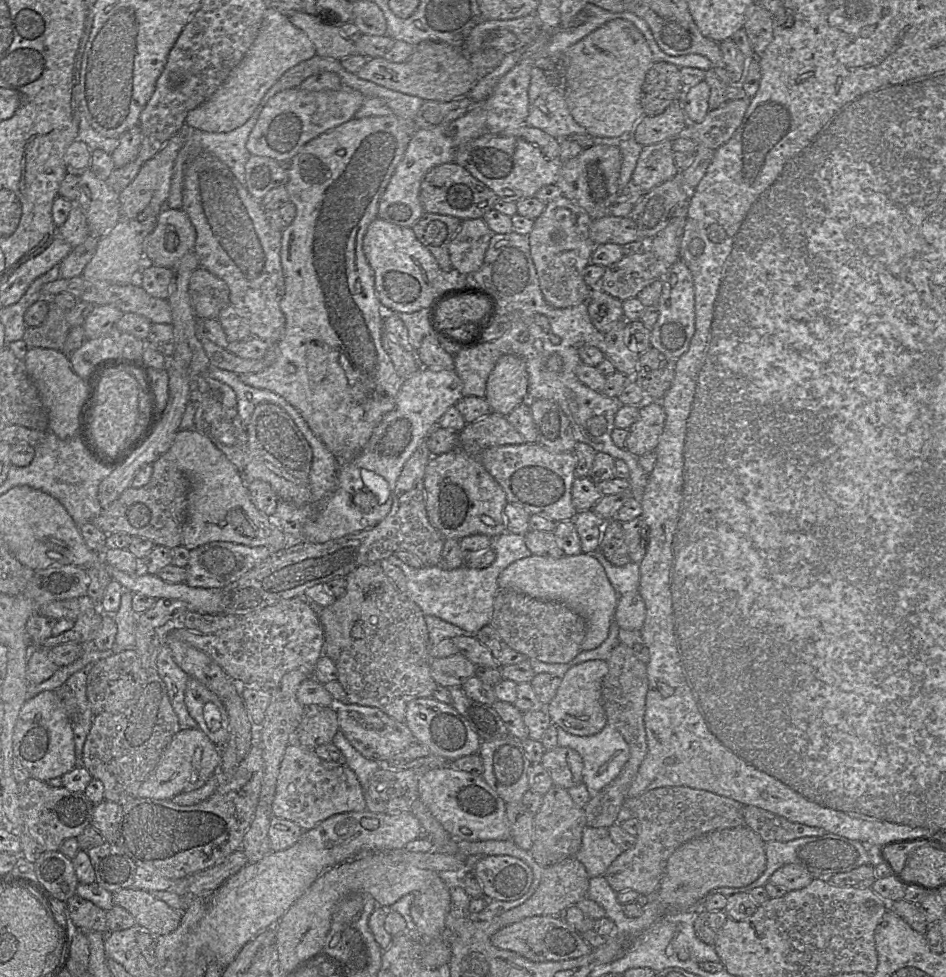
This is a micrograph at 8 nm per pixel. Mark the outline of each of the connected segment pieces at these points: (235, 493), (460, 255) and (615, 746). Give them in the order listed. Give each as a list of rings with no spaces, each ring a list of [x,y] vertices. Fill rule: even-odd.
[[[195,429],[179,430],[168,453],[189,482],[181,546],[192,550],[209,542],[229,541],[249,547],[264,546],[271,552],[287,547],[286,535],[274,519],[252,503],[241,472],[206,436]]]
[[[481,218],[462,221],[448,247],[453,269],[467,277],[478,271],[493,234]]]
[[[609,723],[600,732],[589,736],[573,735],[557,726],[556,730],[557,745],[570,747],[581,756],[583,761],[582,783],[587,787],[591,796],[614,780],[629,759],[630,749],[628,744],[621,733]]]

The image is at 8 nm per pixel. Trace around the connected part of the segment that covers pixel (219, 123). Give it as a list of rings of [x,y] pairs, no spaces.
[[[267,7],[259,32],[251,47],[230,71],[221,86],[185,118],[187,129],[225,133],[243,125],[259,105],[268,89],[289,69],[316,55],[307,35],[284,15]]]

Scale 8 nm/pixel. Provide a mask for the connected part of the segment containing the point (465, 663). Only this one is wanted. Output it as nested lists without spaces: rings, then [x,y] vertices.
[[[461,653],[430,661],[430,672],[437,685],[446,688],[461,686],[475,673],[475,664]]]

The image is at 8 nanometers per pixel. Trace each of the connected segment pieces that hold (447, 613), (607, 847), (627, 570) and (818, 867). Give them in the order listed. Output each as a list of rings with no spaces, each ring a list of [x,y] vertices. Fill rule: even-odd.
[[[506,531],[492,539],[490,548],[494,550],[496,558],[490,566],[482,569],[466,565],[452,570],[445,570],[439,565],[414,568],[395,555],[386,560],[402,570],[407,578],[406,593],[422,609],[424,615],[436,616],[475,635],[491,620],[500,573],[511,563],[533,555],[525,544],[524,535]]]
[[[586,826],[582,843],[575,855],[590,878],[603,876],[611,863],[622,853],[614,843],[607,828]]]
[[[596,550],[593,556],[603,566],[605,573],[618,595],[631,591],[638,591],[639,587],[639,564],[630,561],[624,566],[611,564],[600,550]]]
[[[825,833],[821,836],[806,836],[786,842],[765,842],[766,868],[757,880],[740,888],[721,887],[712,889],[706,897],[716,893],[723,894],[726,897],[740,892],[749,893],[754,888],[765,886],[771,875],[786,864],[800,865],[806,868],[814,878],[829,881],[835,874],[849,872],[862,865],[871,863],[875,867],[880,862],[875,854],[877,850],[870,851],[870,848],[860,841],[847,839],[833,833]]]

